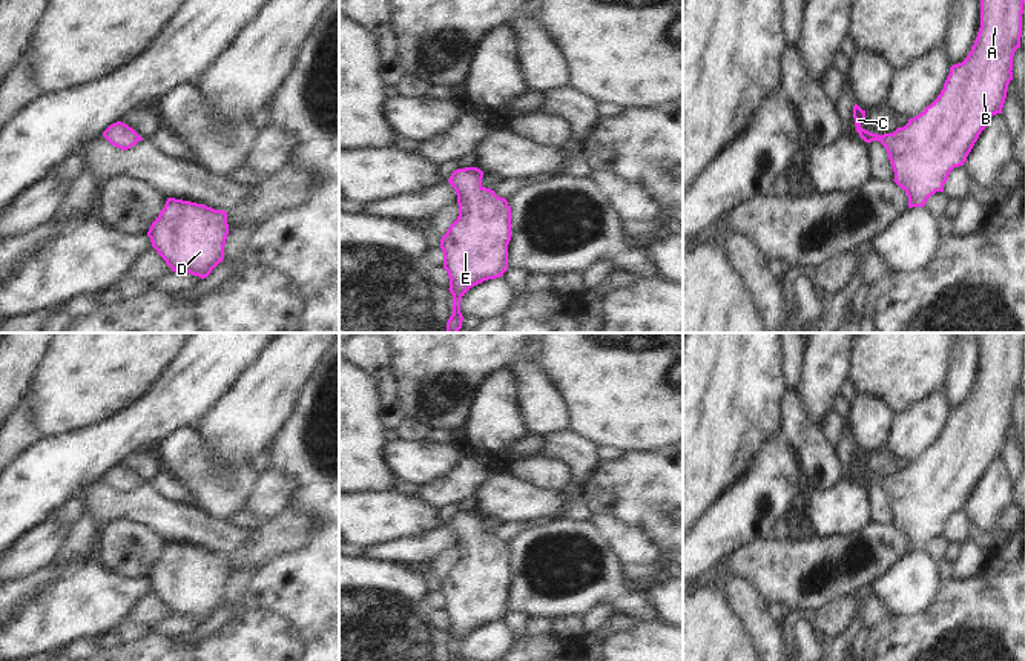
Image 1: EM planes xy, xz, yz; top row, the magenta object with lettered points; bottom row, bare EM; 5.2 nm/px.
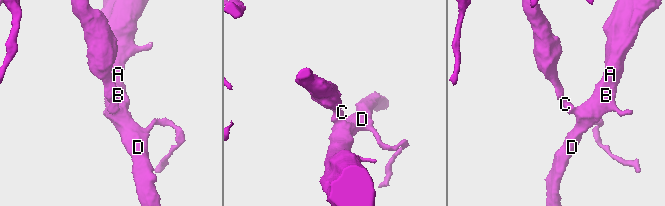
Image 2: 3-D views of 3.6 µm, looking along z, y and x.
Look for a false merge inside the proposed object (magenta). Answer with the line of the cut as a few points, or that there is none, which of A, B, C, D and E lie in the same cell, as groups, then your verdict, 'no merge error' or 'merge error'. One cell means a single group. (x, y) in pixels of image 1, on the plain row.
cut none; groups A B C D E; no merge error

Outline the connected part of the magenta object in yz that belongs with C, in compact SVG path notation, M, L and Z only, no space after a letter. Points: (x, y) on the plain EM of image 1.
M979 333L979 340L981 371L974 388L962 406L950 411L944 432L924 455L910 462L904 471L898 471L893 477L878 478L861 471L861 466L865 463L865 454L858 448L853 449L856 475L865 486L879 485L885 491L895 515L893 525L905 534L910 552L924 551L931 538L944 535L944 528L947 526L950 515L954 511L964 509L990 462L996 457L1002 457L1008 428L1013 423L1013 400L1016 393L1020 391L1025 333Z

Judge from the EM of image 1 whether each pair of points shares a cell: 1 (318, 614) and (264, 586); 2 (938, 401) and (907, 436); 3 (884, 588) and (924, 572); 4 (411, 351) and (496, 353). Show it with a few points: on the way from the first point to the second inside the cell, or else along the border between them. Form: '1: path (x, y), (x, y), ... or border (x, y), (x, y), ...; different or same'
1: path (304, 600), (292, 588), (278, 586); same
2: path (933, 410), (916, 427); same
3: path (893, 588), (909, 588), (915, 582); same
4: path (433, 351), (474, 351); same

